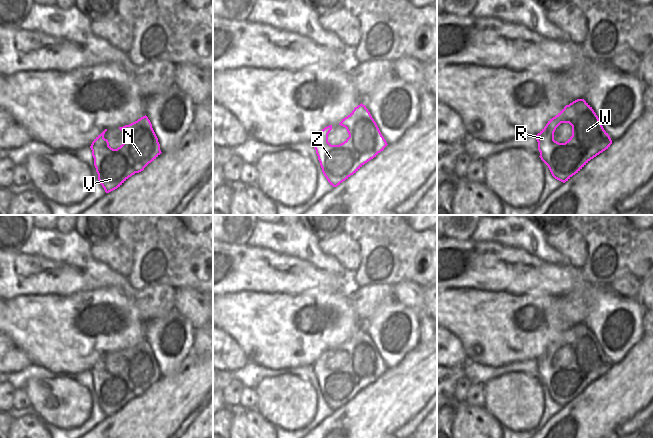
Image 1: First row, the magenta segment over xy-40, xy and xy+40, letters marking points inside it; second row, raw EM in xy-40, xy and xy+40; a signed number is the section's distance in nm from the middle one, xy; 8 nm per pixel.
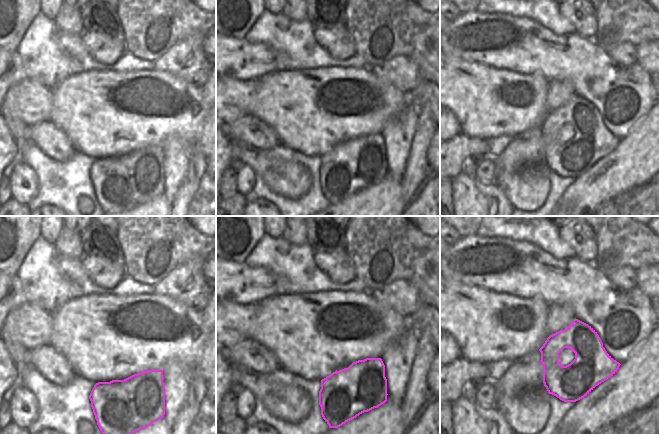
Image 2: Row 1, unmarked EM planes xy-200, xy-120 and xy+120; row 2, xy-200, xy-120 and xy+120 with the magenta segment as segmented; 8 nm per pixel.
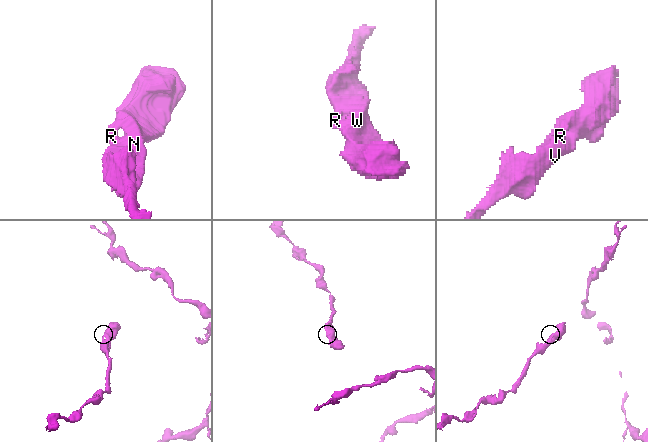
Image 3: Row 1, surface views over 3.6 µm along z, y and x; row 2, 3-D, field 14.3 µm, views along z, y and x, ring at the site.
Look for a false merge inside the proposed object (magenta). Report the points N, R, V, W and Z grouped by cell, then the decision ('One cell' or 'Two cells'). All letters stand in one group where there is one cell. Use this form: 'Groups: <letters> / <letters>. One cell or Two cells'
Groups: N R V W Z. One cell.

